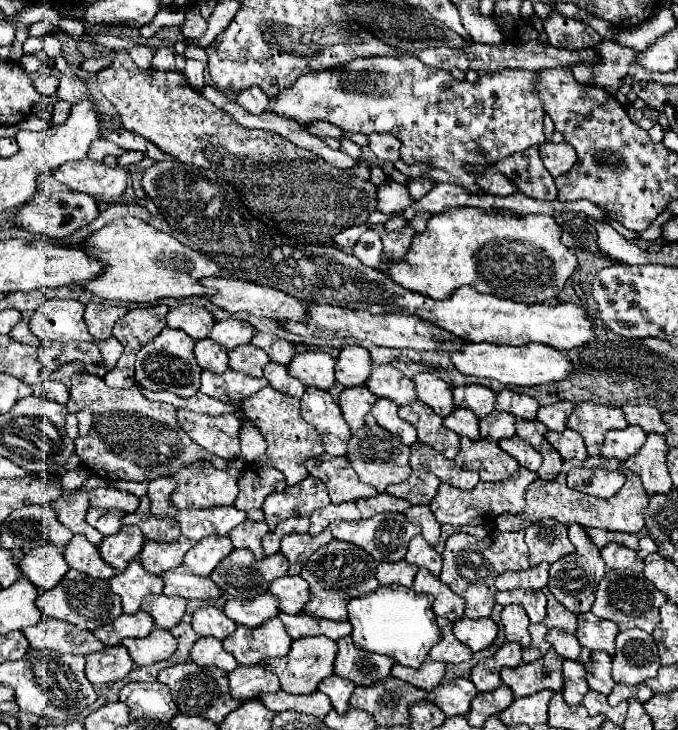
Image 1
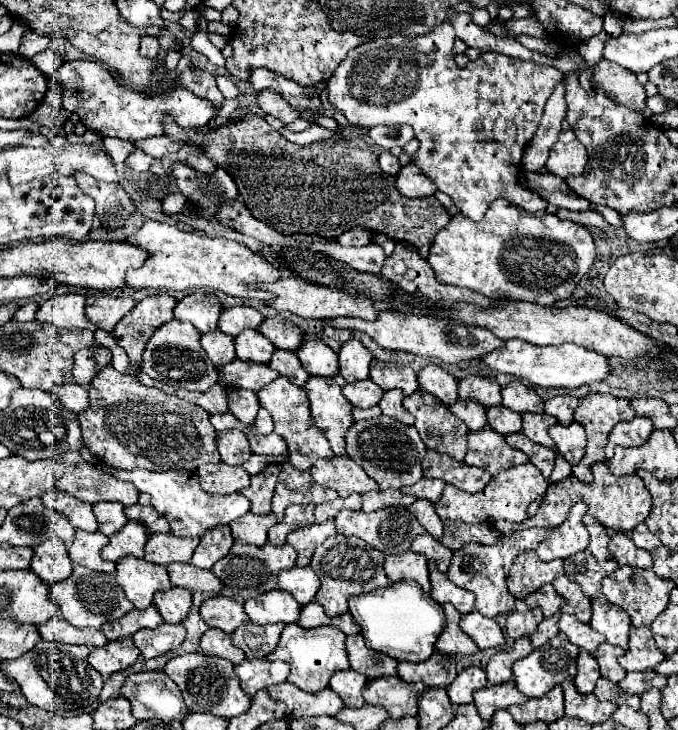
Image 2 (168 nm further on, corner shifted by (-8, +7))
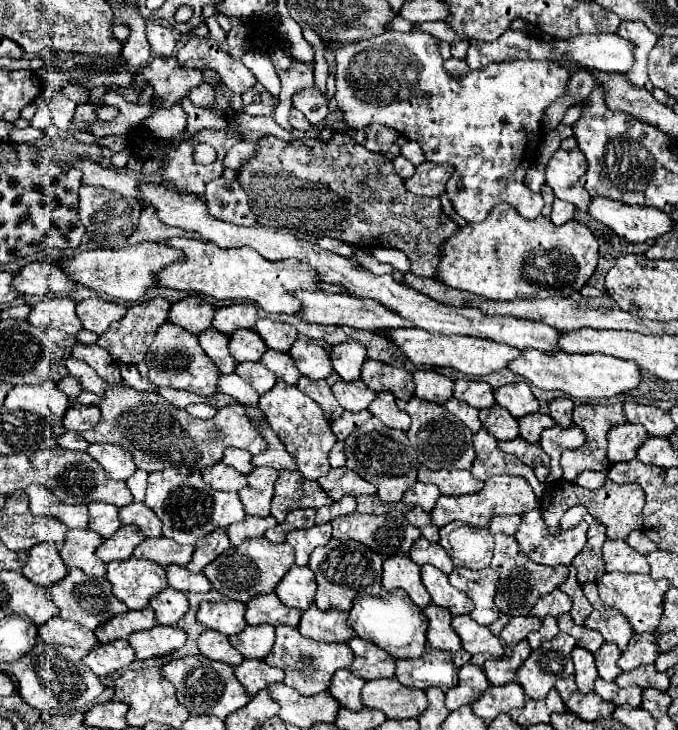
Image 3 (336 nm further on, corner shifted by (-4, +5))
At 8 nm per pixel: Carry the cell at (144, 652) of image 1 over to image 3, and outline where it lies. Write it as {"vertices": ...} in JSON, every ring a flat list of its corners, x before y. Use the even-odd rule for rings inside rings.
{"vertices":[[154,626,152,630,142,630,136,634,130,634,128,642,132,644,136,652,136,660,146,660,146,658,158,658,158,656,168,656,186,642,184,630,178,626]]}

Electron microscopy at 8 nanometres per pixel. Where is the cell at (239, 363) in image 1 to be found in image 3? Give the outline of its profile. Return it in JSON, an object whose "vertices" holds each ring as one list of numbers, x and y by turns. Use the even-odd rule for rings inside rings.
{"vertices":[[236,330,230,336,230,354,236,362,246,362,246,360,256,362,262,358,264,352,266,344,254,330]]}

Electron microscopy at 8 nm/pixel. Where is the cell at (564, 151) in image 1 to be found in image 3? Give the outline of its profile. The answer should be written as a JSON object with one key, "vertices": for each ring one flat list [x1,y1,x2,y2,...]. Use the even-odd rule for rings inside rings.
{"vertices":[[556,150,546,166,546,184,554,190,556,198,572,202,578,210,588,210,590,196,582,186,576,186,586,172,586,158,580,150]]}

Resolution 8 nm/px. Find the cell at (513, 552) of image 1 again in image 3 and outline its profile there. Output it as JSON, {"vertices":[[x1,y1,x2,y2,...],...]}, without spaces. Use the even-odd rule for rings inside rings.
{"vertices":[[454,568,448,578,454,588,464,592,474,602,474,610,470,612,470,616,478,624,488,626,498,618,500,612,494,606,498,574,492,568,482,568,482,570]]}

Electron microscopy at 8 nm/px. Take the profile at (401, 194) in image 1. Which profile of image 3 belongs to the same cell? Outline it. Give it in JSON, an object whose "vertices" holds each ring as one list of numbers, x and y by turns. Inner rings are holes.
{"vertices":[[422,162,420,166,416,166,416,174,406,180,406,188,416,196,440,196,452,172,452,164]]}

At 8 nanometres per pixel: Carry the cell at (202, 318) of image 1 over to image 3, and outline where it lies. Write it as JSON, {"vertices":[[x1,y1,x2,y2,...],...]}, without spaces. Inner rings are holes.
{"vertices":[[188,296,172,304,168,322,182,326,192,334,200,334,212,326,214,306,202,296]]}

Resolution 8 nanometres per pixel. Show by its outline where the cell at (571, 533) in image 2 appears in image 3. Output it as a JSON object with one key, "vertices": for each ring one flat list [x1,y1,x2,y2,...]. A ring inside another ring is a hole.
{"vertices":[[534,509,521,516,521,525,516,532,520,550,536,564,544,566,570,566,574,556,586,546,588,524,580,522,576,528,550,534,542,519,540,509]]}

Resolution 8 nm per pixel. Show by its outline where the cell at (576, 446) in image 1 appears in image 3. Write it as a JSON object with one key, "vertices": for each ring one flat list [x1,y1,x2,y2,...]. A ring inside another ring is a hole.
{"vertices":[[552,426,542,432,540,446,546,450,546,454,552,458,550,460,550,472,546,476,548,482,560,480,562,478,562,468,560,468,560,454,568,448,580,448,586,442,586,434,578,426,570,428,560,428]]}

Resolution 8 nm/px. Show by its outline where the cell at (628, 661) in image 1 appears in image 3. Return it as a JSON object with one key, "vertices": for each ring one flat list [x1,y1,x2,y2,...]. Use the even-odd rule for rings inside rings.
{"vertices":[[634,634,628,648,622,652,618,666,626,672,644,664,652,664,658,656,660,656,660,648,656,646,654,634]]}

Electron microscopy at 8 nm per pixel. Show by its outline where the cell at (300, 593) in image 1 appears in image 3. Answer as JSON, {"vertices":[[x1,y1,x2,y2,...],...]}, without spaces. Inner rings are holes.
{"vertices":[[294,564,276,586,276,594,286,606,306,610,314,602,316,594,316,580,312,570,308,566]]}

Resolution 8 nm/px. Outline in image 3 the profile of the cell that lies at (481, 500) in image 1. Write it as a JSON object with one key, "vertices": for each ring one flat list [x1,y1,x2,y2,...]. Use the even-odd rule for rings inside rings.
{"vertices":[[492,476,486,480,484,488,478,494,468,494,468,496,440,496,436,506,432,508,430,516,432,522,442,528,454,520,462,520,472,526,488,526,490,518,494,514,526,514,538,506,538,498,534,496,532,488,524,478,514,478,514,476]]}

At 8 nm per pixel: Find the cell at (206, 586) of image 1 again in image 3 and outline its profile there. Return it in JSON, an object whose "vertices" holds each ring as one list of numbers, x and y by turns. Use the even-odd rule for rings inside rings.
{"vertices":[[170,564,164,568,166,570,166,578,168,578,168,584,174,588,174,590,180,590,184,594,188,592,200,592,200,594,206,594,210,590,210,582,208,578,198,572,190,572,188,568,184,566,176,566,176,564]]}

